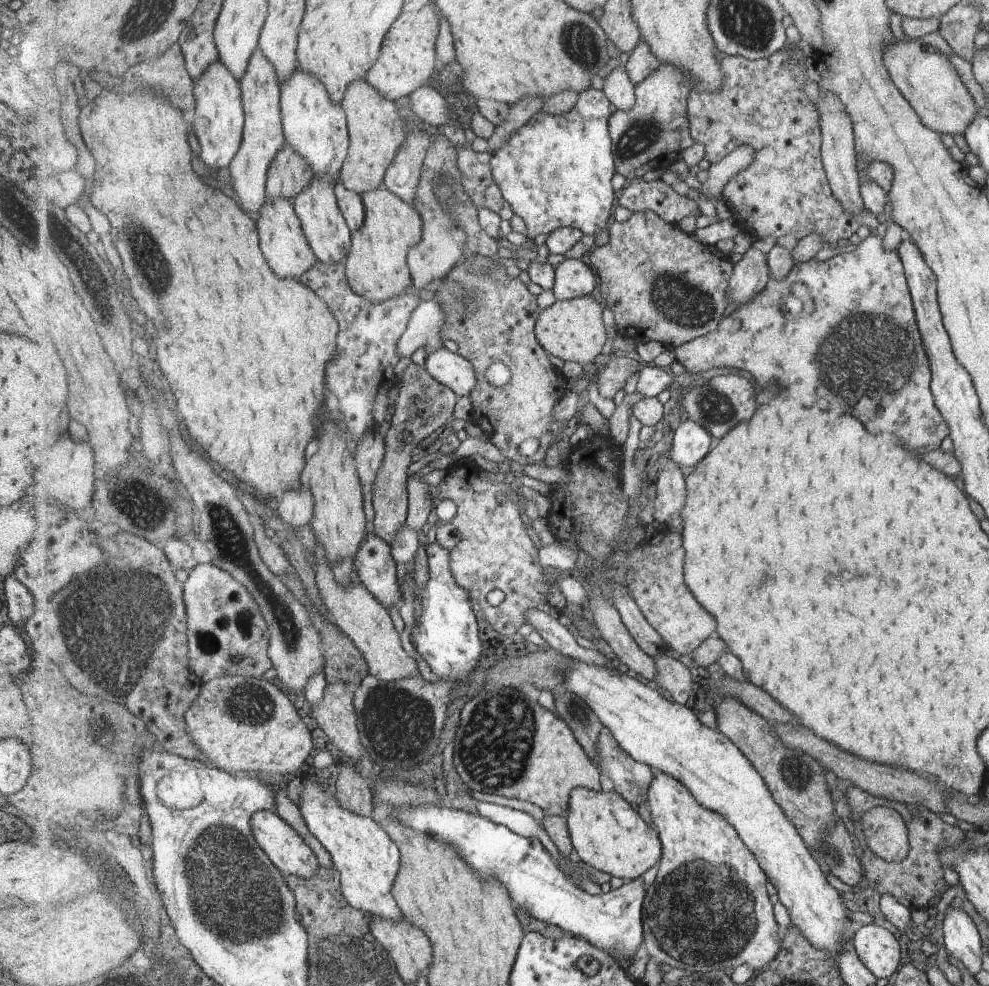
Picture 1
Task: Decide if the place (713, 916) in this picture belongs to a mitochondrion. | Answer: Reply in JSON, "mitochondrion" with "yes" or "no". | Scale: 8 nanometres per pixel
{"mitochondrion":"yes"}

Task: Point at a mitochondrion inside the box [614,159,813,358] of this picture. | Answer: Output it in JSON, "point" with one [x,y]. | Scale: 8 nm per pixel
{"point":[672,296]}

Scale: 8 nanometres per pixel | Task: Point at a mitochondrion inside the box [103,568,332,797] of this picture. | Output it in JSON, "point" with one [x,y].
{"point":[252,704]}

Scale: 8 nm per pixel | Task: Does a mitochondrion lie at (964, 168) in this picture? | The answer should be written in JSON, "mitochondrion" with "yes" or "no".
{"mitochondrion":"no"}

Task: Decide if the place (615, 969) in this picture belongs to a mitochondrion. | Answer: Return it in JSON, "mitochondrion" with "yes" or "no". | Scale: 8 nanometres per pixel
{"mitochondrion":"no"}

